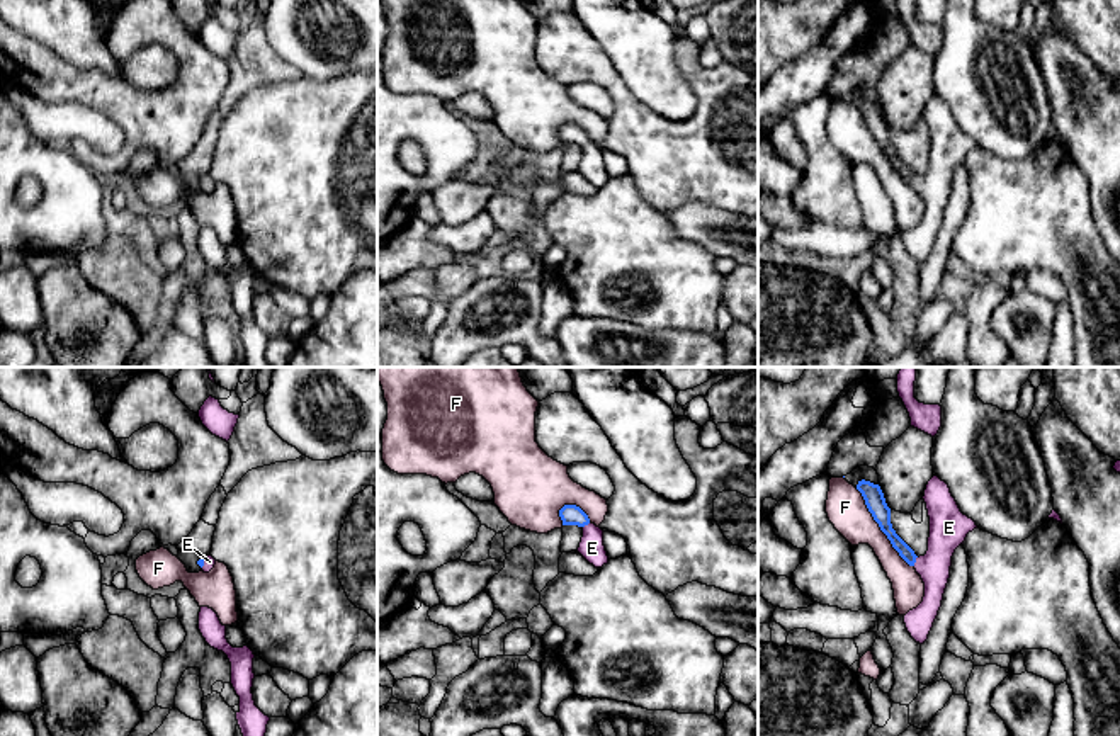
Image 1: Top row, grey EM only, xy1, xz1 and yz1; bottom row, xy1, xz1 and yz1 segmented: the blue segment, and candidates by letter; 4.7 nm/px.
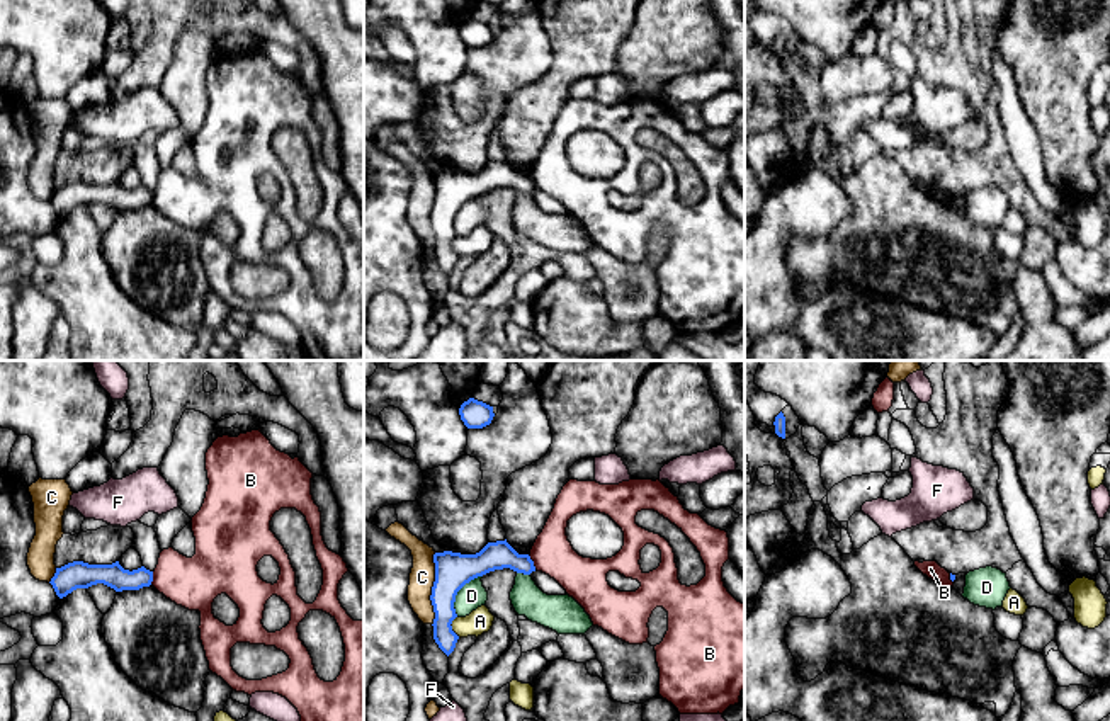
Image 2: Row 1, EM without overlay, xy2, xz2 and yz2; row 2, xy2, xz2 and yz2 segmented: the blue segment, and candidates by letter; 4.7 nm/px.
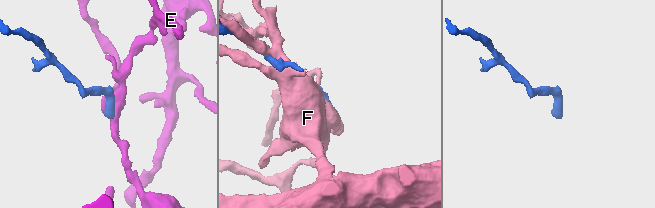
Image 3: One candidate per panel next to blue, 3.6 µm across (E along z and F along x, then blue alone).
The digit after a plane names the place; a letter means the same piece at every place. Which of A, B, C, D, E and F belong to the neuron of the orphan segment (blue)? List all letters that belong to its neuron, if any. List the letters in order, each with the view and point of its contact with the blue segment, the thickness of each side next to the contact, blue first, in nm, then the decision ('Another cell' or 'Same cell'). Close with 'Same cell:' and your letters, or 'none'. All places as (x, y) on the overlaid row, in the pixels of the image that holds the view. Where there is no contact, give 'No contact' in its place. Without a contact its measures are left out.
A: Touches blue at xz2 (451, 626). Thickness 160 nm (blue) against 120 nm. Another cell
B: Touches blue at xz2 (532, 562). Thickness 130 nm (blue) against 200 nm. Another cell
C: Touches blue at xz2 (432, 589). Thickness 180 nm (blue) against 120 nm. Another cell
D: Touches blue at xz2 (458, 590). Thickness 180 nm (blue) against 120 nm. Another cell
E: Touches blue at yz1 (915, 561). Thickness 70 nm (blue) against 190 nm. Same cell
F: Touches blue at yz1 (881, 529). Thickness 100 nm (blue) against 190 nm. Another cell
Same cell: E

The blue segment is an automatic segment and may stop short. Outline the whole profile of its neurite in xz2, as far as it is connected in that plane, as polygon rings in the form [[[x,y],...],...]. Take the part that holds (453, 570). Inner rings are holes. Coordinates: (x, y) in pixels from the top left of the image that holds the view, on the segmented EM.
[[[488,542],[476,554],[461,554],[452,551],[435,553],[435,582],[432,587],[433,639],[449,656],[459,636],[452,631],[452,621],[457,617],[454,602],[457,592],[471,580],[495,570],[510,568],[517,573],[530,575],[535,571],[529,554],[518,554],[508,542]]]

